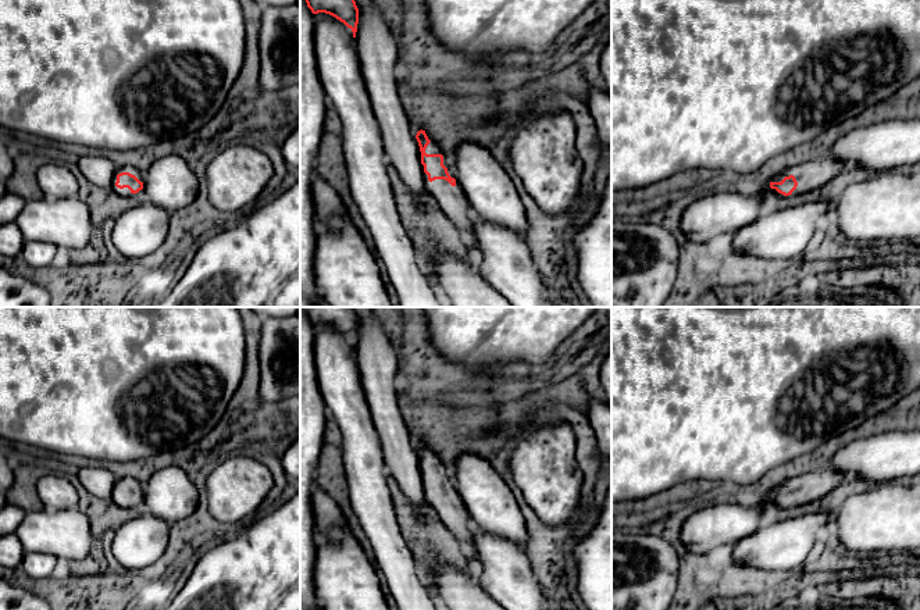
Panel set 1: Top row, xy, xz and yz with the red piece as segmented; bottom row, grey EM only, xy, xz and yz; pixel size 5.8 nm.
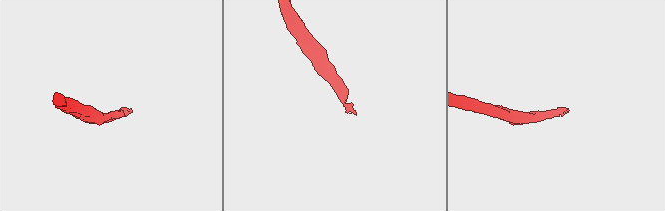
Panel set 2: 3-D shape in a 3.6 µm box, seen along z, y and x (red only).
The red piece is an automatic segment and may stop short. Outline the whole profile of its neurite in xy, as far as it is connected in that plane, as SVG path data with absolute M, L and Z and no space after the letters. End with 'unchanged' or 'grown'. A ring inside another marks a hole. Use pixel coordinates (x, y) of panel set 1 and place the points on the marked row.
M122 165L115 170L113 178L113 190L124 197L143 196L143 174L132 167Z; grown

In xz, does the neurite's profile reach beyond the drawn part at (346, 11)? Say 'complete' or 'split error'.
complete

